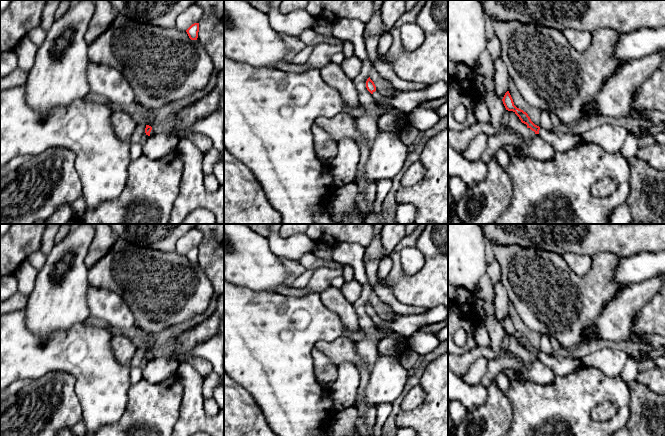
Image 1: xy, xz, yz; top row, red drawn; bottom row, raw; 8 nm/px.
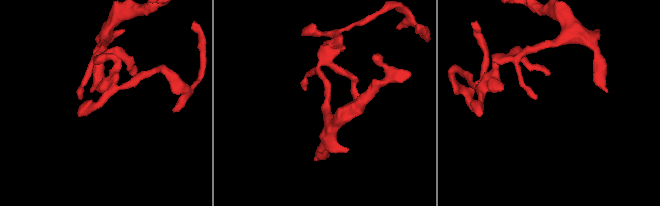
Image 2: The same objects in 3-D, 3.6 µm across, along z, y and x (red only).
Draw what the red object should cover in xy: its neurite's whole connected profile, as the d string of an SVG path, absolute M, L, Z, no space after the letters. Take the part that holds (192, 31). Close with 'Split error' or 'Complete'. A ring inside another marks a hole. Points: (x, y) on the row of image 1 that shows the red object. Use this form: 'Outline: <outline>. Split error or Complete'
Outline: M199 23L192 24L187 30L186 30L189 38L191 40L197 40L198 38L198 32L199 32Z. Complete

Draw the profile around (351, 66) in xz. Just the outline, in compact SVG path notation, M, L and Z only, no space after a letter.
M353 55L351 57L345 58L340 64L343 72L350 78L354 79L360 72L362 68L362 60L357 56Z

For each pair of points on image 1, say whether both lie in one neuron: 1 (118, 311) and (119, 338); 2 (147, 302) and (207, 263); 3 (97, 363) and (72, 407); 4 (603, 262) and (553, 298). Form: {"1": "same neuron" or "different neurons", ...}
{"1": "different neurons", "2": "different neurons", "3": "different neurons", "4": "same neuron"}

